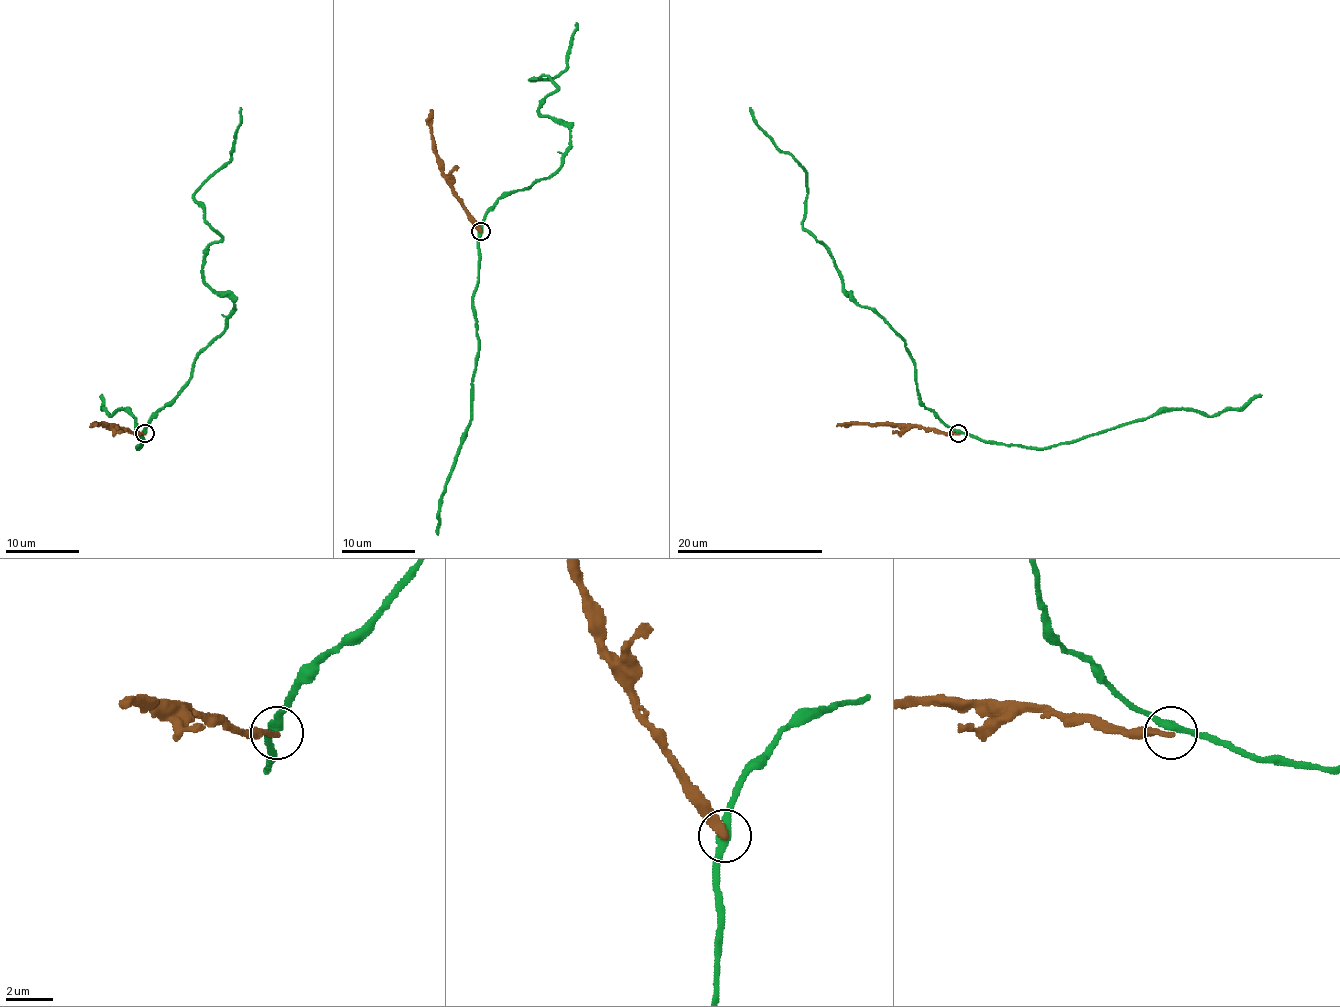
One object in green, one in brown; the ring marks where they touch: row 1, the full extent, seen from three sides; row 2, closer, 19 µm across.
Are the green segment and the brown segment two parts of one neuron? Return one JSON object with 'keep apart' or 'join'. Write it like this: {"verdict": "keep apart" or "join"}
{"verdict": "keep apart"}

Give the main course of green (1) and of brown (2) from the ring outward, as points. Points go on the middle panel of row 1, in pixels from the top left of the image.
1: (481, 232), (499, 199), (561, 164), (569, 129), (540, 115), (558, 87), (530, 80), (565, 69), (576, 23)
2: (481, 232), (452, 180), (442, 171), (431, 133), (430, 109)

